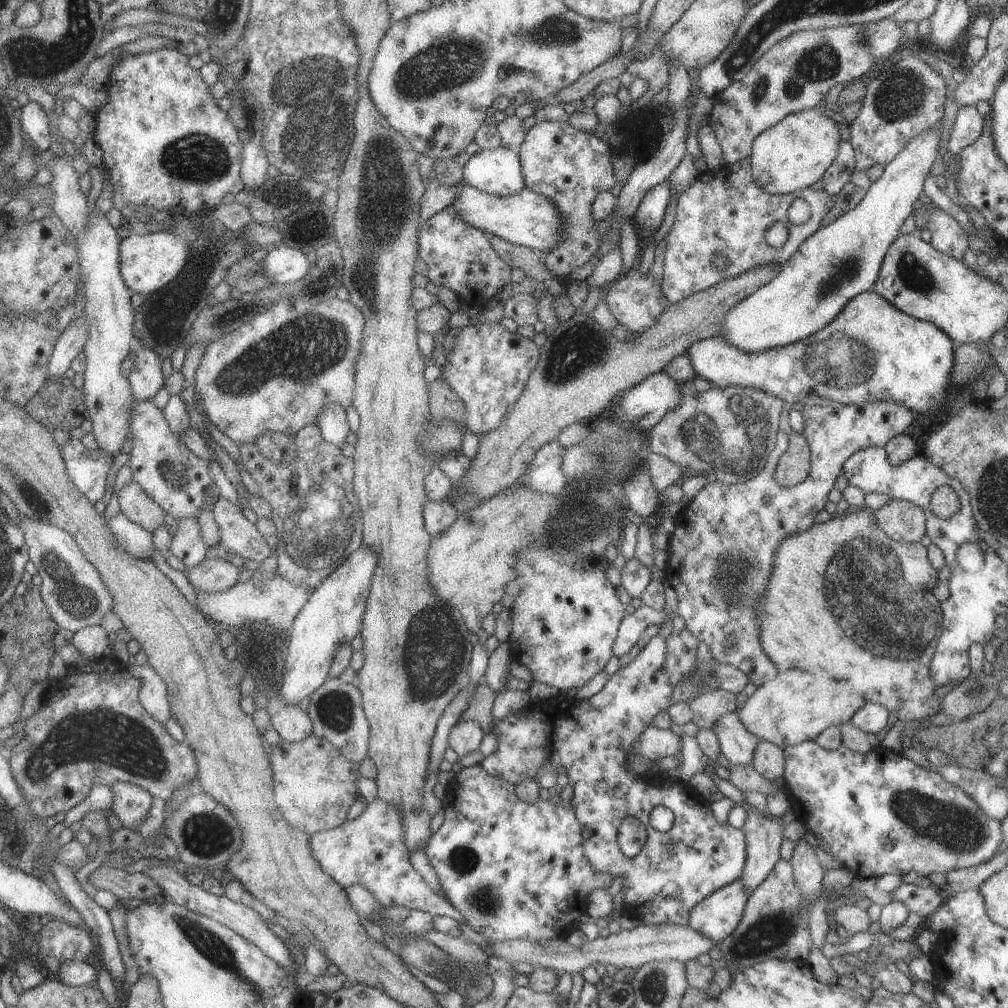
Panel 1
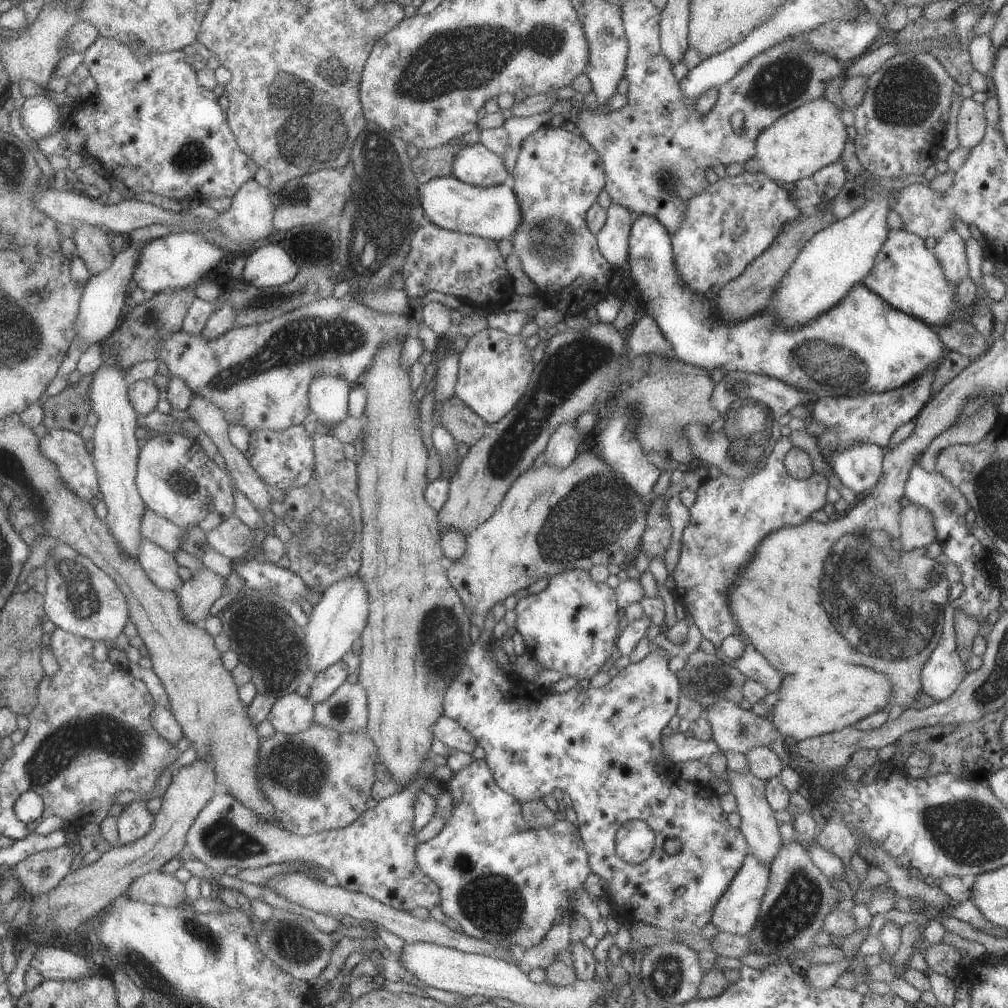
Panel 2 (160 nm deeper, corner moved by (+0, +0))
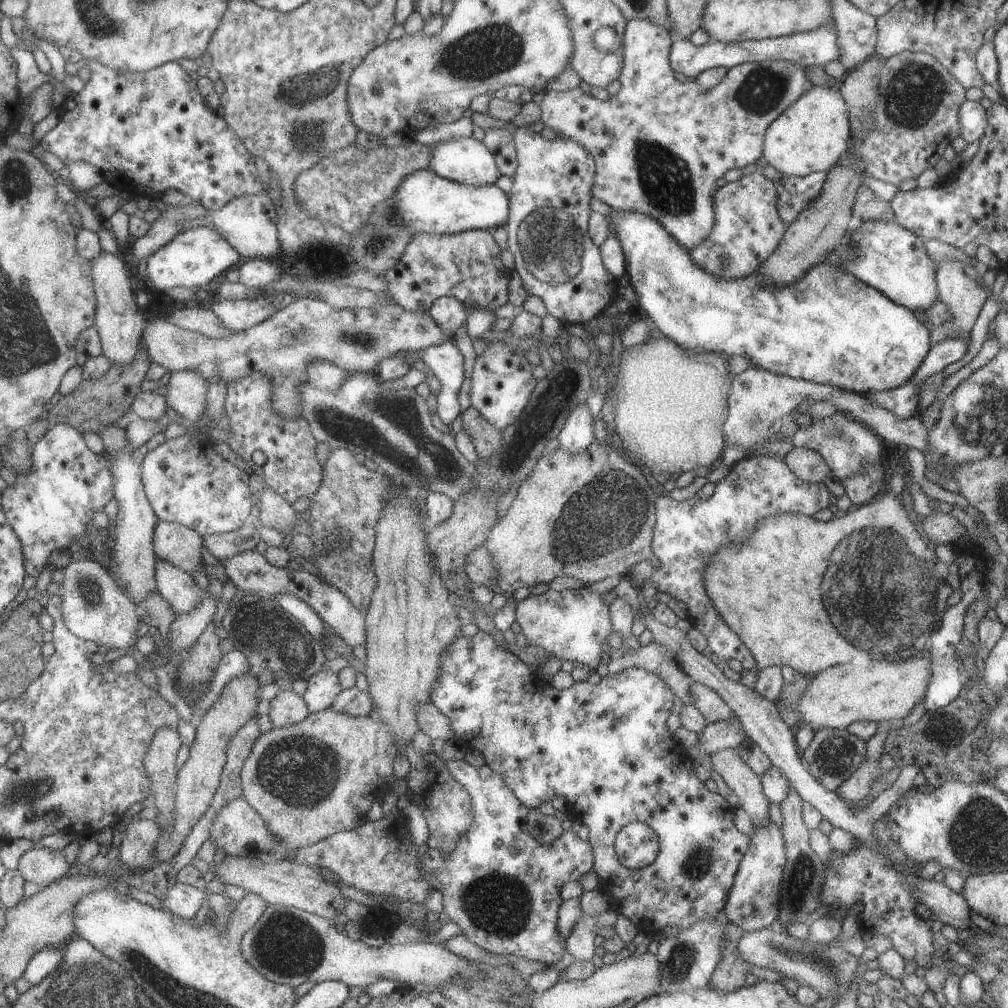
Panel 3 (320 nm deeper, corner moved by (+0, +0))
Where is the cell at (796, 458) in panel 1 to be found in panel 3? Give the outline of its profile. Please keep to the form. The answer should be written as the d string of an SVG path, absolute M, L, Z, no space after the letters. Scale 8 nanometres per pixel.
M789 447L782 459L789 470L806 483L821 483L830 474L823 457L812 449Z

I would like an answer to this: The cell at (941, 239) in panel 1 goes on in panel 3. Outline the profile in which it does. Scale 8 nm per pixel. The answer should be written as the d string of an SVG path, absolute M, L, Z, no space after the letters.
M944 262L935 265L935 278L938 298L945 304L948 312L948 321L928 329L931 343L938 343L945 339L951 339L958 333L969 333L971 326L975 324L975 318L988 297L986 290L972 278L969 278L962 269L960 262Z

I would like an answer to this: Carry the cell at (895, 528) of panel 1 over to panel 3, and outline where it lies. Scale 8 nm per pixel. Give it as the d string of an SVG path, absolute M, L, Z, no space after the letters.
M933 513L921 520L923 532L937 546L955 543L964 534L965 527L950 513Z

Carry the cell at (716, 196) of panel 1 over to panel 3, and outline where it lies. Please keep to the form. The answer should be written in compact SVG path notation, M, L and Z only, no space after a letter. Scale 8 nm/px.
M757 170L717 188L712 199L714 221L711 232L701 244L686 250L690 259L718 277L736 279L753 273L775 250L785 232L776 209L773 182Z

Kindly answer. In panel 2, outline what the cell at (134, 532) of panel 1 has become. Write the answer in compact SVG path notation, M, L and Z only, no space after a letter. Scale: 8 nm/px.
M143 538L139 559L141 566L148 573L149 578L165 592L182 587L183 580L179 576L179 564L175 555L161 548L159 544Z

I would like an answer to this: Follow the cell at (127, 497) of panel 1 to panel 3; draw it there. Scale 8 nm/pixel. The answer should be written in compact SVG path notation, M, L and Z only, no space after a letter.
M160 521L156 528L156 553L188 573L201 572L201 533L181 523Z

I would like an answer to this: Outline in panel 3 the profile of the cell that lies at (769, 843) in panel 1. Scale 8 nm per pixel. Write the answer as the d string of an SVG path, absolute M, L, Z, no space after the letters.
M737 749L716 750L710 754L710 761L712 769L739 798L740 808L748 814L754 828L769 819L769 801L763 794L760 776L741 760Z

